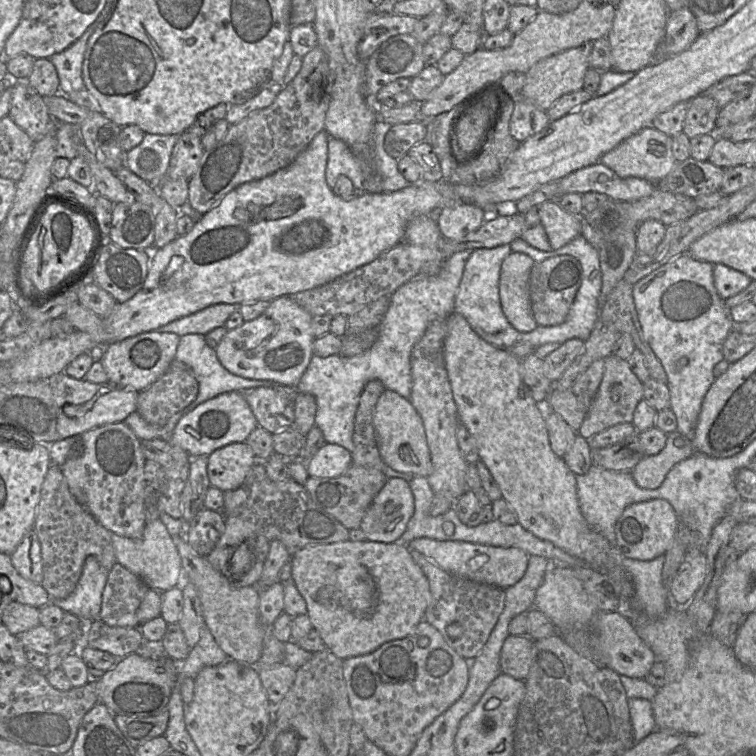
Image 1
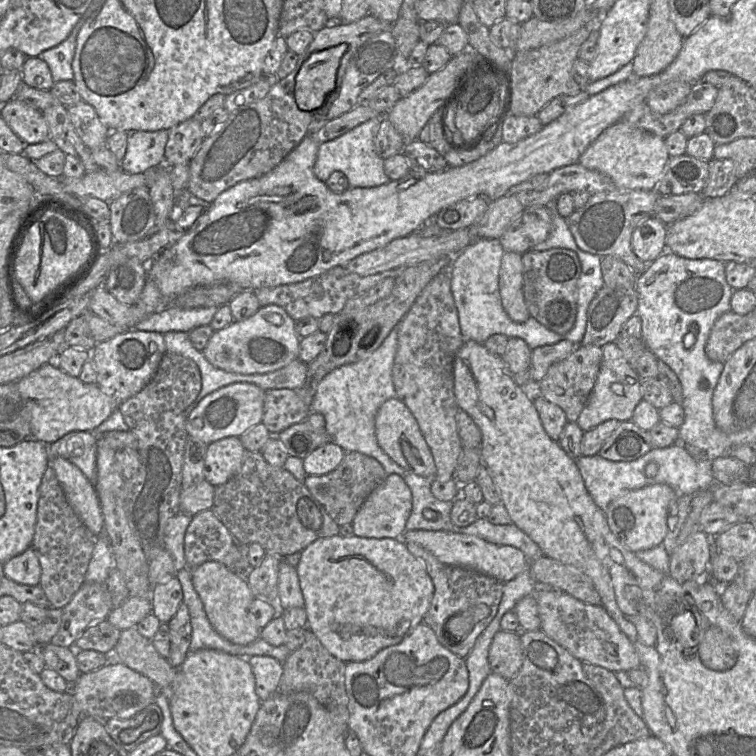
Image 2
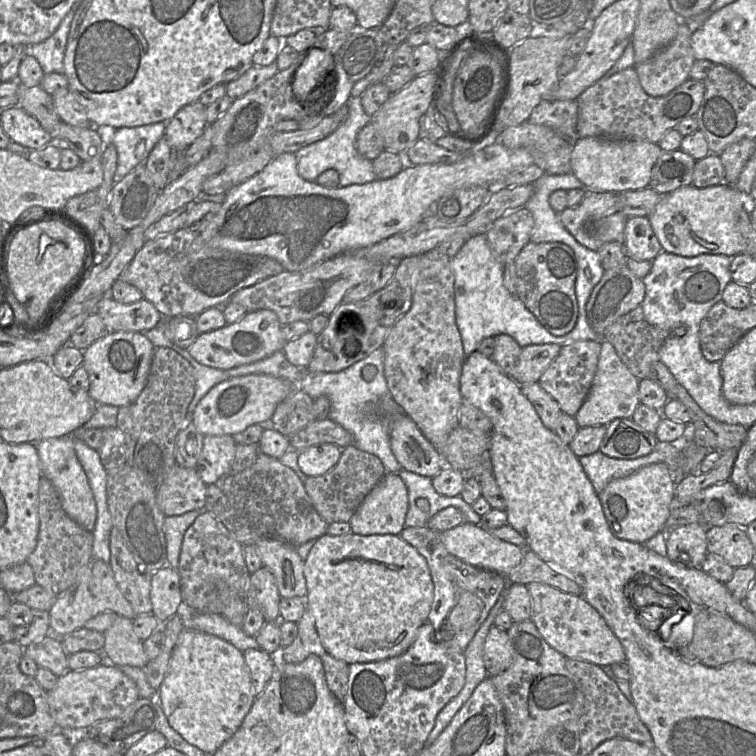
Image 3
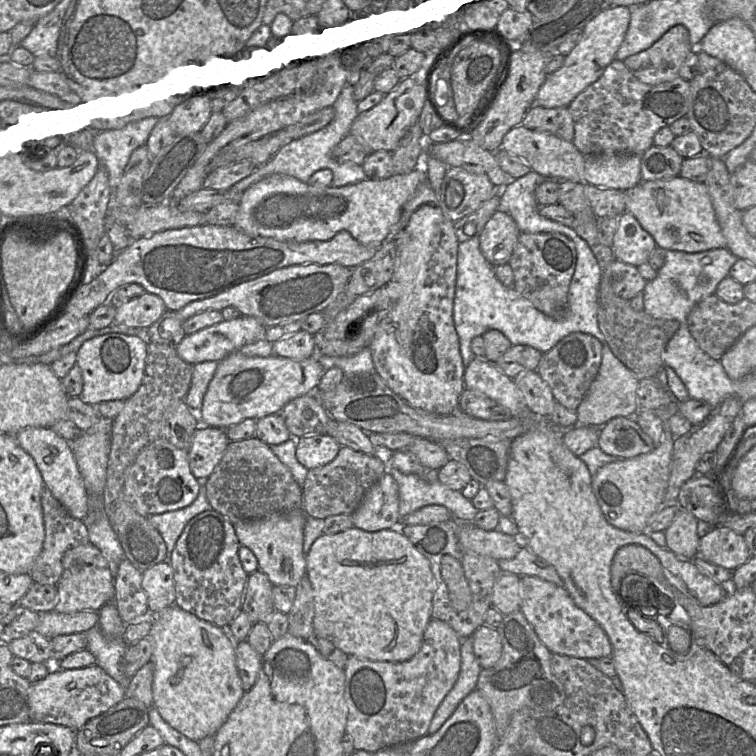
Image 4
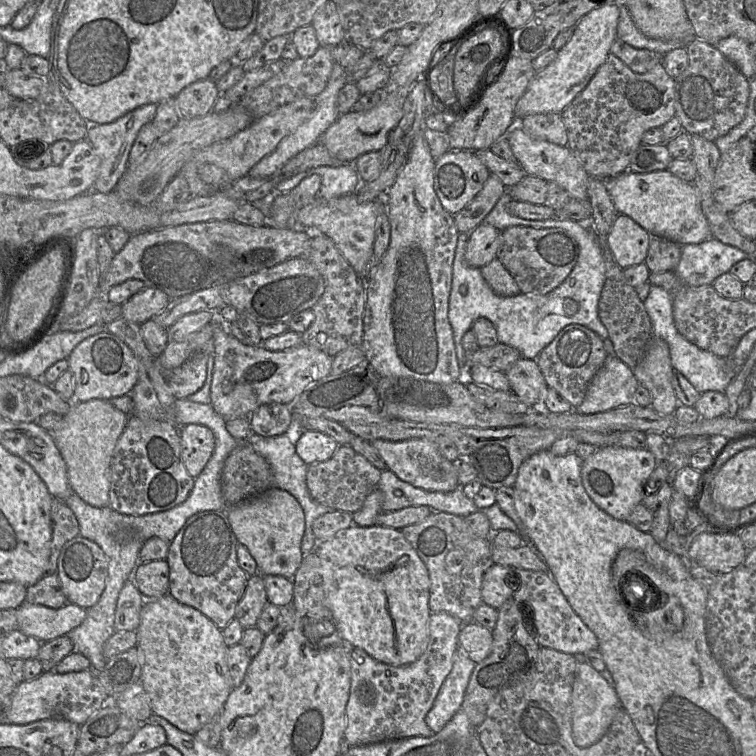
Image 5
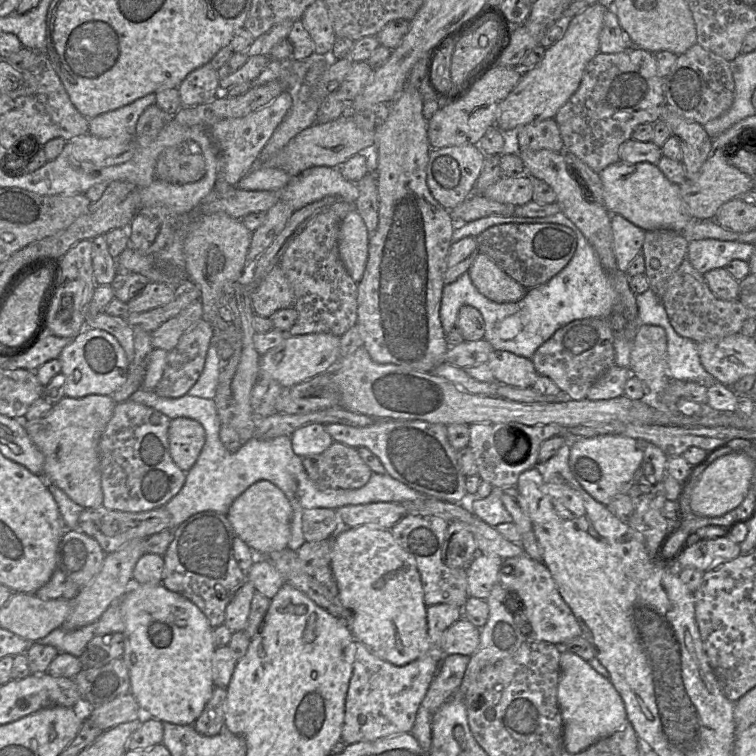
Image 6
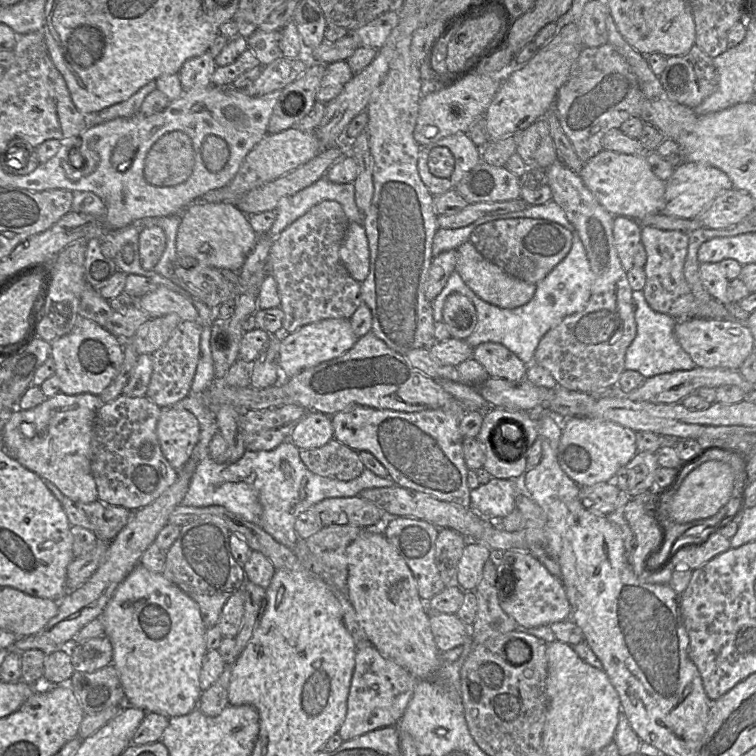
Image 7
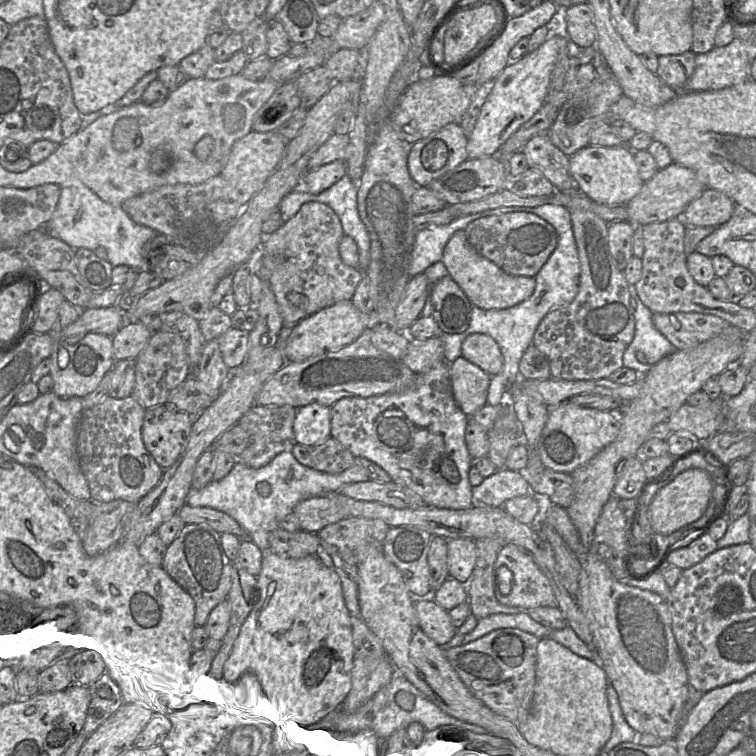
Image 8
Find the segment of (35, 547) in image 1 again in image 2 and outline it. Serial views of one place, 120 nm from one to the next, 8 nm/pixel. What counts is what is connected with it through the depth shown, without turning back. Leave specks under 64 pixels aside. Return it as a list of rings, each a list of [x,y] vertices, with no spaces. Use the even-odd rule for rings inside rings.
[[[32,546],[6,561],[3,570],[7,578],[19,584],[29,586],[40,584],[41,566]]]

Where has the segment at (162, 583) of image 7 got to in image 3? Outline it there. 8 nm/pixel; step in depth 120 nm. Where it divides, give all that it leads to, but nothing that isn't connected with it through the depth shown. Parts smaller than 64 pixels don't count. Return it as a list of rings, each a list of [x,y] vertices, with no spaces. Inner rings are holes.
[[[188,628],[178,637],[158,696],[169,725],[205,753],[214,753],[238,730],[255,700],[243,652],[217,636]]]

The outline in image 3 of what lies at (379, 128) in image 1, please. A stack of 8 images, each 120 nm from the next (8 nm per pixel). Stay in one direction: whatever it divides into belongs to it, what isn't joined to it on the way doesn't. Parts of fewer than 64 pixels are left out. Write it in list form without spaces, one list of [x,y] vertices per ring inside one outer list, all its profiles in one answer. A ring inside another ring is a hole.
[[[351,96],[347,102],[348,115],[339,127],[322,140],[309,144],[295,153],[297,171],[301,178],[314,182],[326,170],[334,169],[339,173],[339,186],[366,184],[377,179],[372,161],[361,156],[355,147],[359,131],[371,122],[371,116],[365,113],[361,97]]]

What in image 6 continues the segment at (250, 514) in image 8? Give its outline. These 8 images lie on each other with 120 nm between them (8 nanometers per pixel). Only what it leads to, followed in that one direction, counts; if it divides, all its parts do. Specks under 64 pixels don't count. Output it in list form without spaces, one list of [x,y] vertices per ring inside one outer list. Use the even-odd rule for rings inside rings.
[[[139,388],[129,398],[131,401],[151,407],[170,419],[186,417],[199,422],[206,433],[205,444],[193,467],[186,472],[183,487],[166,505],[172,521],[172,529],[180,526],[189,517],[204,511],[225,514],[229,507],[244,491],[254,483],[266,480],[276,485],[288,498],[292,507],[291,532],[288,548],[297,551],[306,541],[302,532],[302,520],[305,510],[314,508],[338,509],[347,505],[362,505],[376,502],[402,503],[431,497],[420,493],[403,482],[387,474],[372,474],[366,485],[359,489],[323,489],[308,476],[303,458],[296,455],[289,436],[273,439],[252,437],[241,445],[238,451],[229,452],[219,438],[222,426],[213,399],[205,399],[185,394],[178,398],[166,398],[153,390]]]

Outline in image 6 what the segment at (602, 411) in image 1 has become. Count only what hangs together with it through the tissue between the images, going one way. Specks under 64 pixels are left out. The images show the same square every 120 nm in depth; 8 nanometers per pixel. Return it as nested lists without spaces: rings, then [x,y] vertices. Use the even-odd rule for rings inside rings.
[[[617,364],[608,369],[587,392],[586,399],[606,400],[624,395],[624,387],[632,376],[630,368]]]

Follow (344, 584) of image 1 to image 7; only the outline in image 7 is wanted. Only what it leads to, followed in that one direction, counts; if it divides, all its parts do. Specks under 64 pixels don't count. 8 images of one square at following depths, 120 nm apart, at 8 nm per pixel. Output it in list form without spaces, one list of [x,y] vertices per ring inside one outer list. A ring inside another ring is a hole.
[[[381,529],[363,530],[347,546],[346,570],[346,596],[372,646],[417,680],[434,677],[442,659],[430,629],[428,609],[419,597],[411,570]]]

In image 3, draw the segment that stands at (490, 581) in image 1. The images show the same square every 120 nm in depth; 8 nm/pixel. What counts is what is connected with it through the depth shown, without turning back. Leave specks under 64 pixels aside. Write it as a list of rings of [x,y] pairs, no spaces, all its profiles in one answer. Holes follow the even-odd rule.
[[[463,522],[460,525],[441,532],[442,542],[447,551],[472,566],[494,571],[507,576],[523,559],[523,550],[518,546],[503,541],[478,524]]]

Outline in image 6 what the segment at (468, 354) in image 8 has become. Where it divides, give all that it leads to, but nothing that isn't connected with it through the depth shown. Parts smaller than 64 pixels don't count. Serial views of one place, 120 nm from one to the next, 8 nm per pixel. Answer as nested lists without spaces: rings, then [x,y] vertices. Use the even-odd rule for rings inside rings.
[[[495,350],[487,362],[498,383],[518,388],[533,387],[538,373],[532,359],[509,351]]]

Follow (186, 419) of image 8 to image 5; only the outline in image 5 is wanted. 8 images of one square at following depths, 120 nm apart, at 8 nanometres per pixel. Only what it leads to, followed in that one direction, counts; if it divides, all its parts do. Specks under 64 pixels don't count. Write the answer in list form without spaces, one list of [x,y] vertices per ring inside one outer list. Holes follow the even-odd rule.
[[[199,424],[178,426],[181,440],[181,459],[194,479],[202,472],[215,448],[215,437],[210,428]]]

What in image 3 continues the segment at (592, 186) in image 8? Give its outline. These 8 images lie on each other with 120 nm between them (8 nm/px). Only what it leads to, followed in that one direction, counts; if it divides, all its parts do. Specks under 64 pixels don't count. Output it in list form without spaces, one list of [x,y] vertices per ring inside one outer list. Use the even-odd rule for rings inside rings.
[[[727,183],[701,189],[690,185],[662,195],[647,218],[662,251],[683,257],[701,254],[735,257],[745,253],[738,216],[740,212],[749,210],[752,203],[749,195]]]

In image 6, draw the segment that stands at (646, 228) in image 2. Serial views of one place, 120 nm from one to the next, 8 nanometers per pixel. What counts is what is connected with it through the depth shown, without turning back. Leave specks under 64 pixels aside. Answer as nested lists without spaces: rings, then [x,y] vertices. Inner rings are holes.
[[[620,214],[611,215],[611,229],[617,267],[626,273],[630,263],[641,253],[645,231]]]

